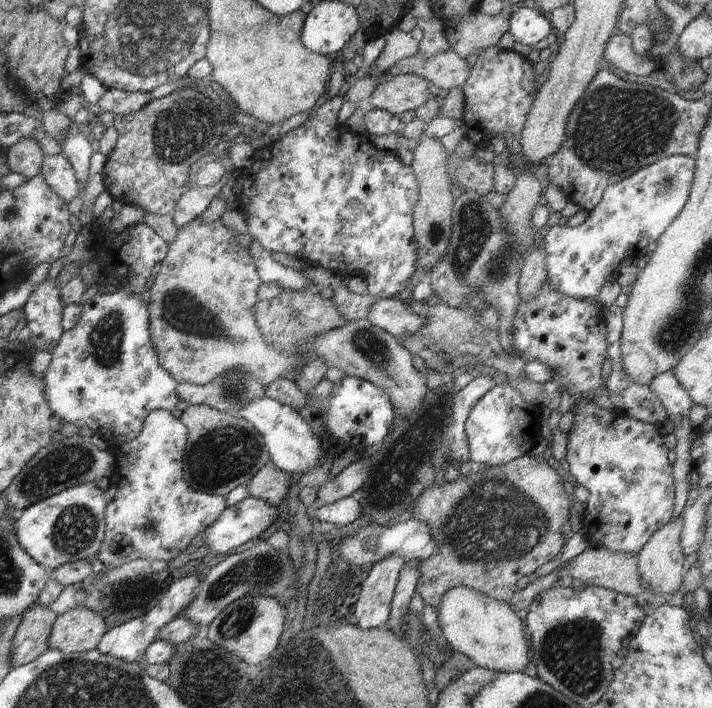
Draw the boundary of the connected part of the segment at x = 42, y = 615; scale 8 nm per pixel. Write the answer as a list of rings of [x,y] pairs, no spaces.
[[[33,605],[23,614],[11,644],[9,665],[28,664],[49,649],[49,636],[57,614],[43,605]]]

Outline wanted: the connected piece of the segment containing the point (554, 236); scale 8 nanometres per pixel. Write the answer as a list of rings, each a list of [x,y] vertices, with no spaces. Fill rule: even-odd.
[[[672,155],[669,157],[664,157],[662,160],[645,166],[643,169],[639,169],[638,172],[635,172],[633,175],[622,179],[615,185],[608,185],[606,190],[603,192],[603,199],[591,211],[589,211],[589,216],[587,216],[582,225],[577,227],[569,227],[568,225],[560,223],[550,227],[549,231],[543,236],[543,240],[540,240],[542,242],[542,246],[545,248],[545,263],[547,270],[546,281],[550,281],[551,285],[555,289],[558,289],[560,292],[563,292],[568,296],[576,297],[577,299],[595,298],[598,291],[601,289],[601,286],[610,277],[616,276],[617,268],[620,266],[622,260],[632,257],[639,259],[641,256],[648,254],[646,252],[646,246],[648,246],[648,244],[651,242],[656,242],[660,236],[662,236],[662,233],[670,226],[670,224],[672,224],[672,221],[680,214],[680,211],[684,208],[684,205],[688,200],[694,173],[695,160],[692,157],[684,155]]]

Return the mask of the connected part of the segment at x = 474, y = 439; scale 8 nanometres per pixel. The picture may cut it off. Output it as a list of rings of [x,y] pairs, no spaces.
[[[508,382],[494,385],[472,407],[465,422],[465,433],[470,456],[476,467],[503,465],[527,452],[540,440],[540,427],[544,421],[542,406],[526,402],[521,394]]]

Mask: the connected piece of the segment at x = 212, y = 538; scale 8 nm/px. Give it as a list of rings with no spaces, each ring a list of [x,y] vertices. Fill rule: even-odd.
[[[247,497],[222,512],[218,520],[213,522],[208,530],[202,534],[203,544],[208,545],[211,554],[230,554],[242,544],[246,544],[248,540],[262,538],[279,514],[283,514],[282,509],[268,504],[265,500]]]

